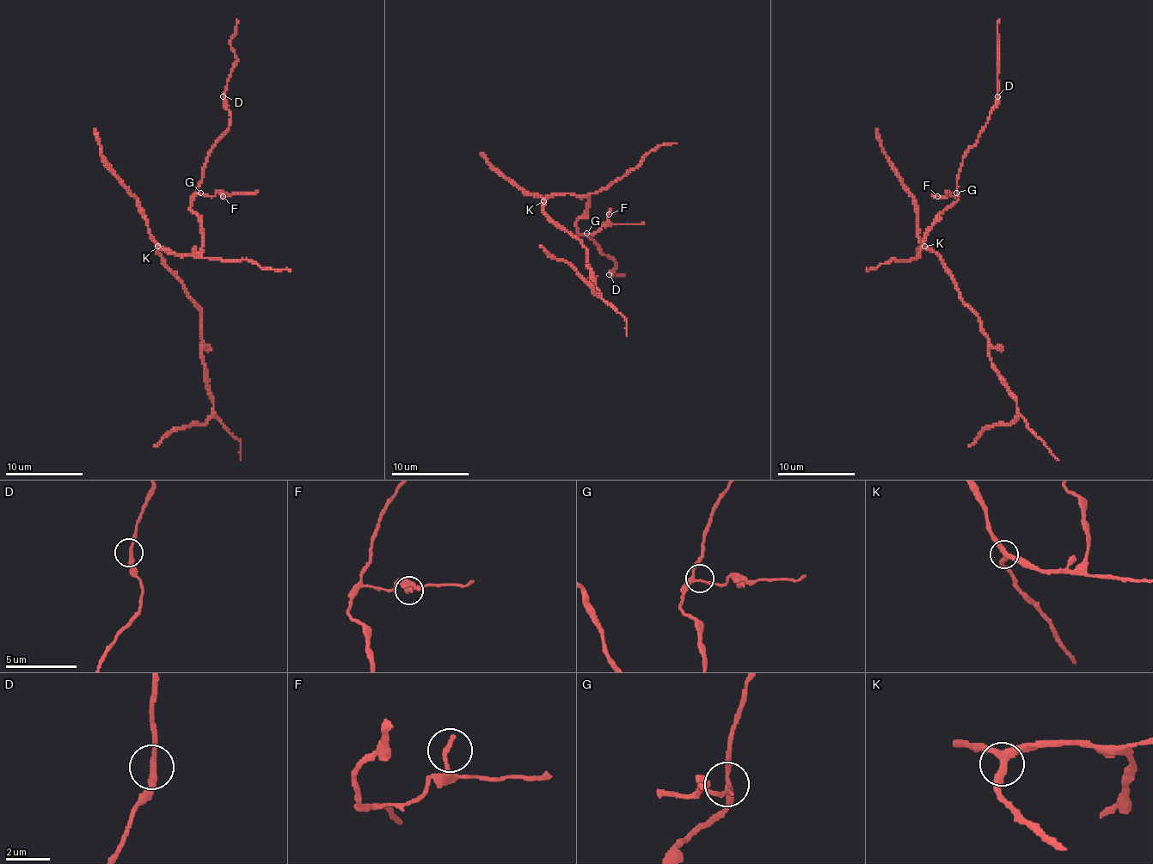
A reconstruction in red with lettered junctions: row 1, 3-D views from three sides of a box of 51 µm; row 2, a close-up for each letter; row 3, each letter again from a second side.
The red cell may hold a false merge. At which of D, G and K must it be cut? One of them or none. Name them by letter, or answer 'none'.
G

